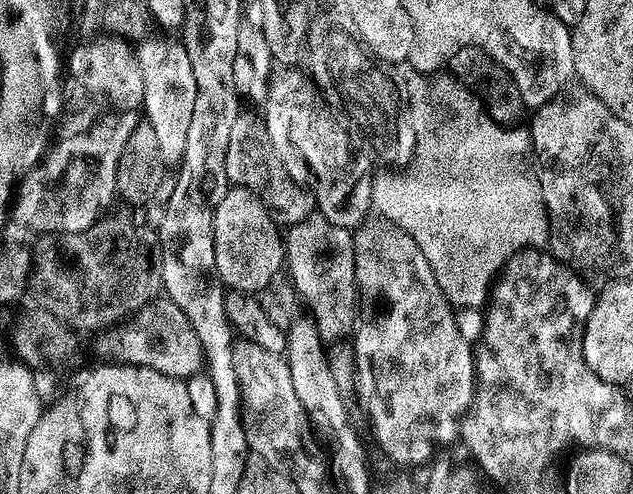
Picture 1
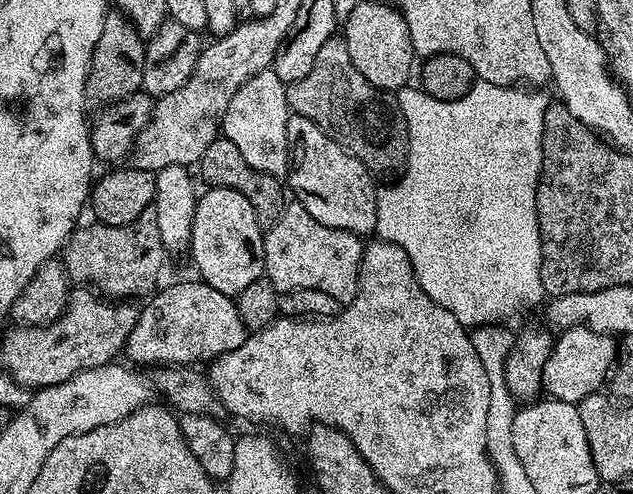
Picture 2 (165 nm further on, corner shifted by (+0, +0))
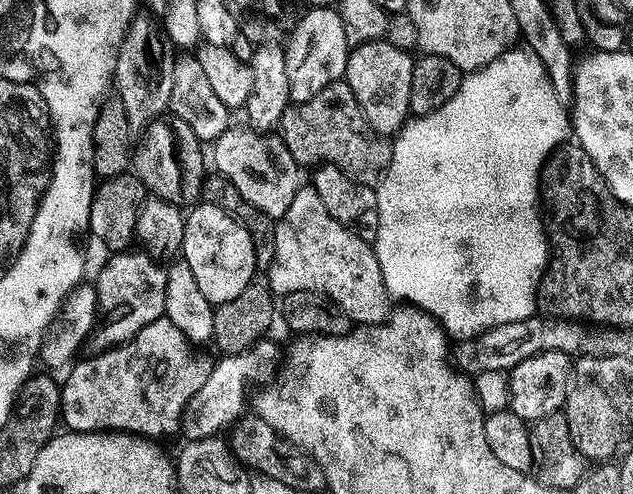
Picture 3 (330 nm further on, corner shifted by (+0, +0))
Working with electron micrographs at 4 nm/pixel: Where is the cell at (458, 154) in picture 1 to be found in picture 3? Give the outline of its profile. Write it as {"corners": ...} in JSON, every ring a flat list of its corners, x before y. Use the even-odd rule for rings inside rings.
{"corners":[[438,106,424,116,413,115,405,120,400,131,391,141,390,166,384,171,379,184,375,185,378,202,378,230,374,247,378,266,382,270,384,285,389,297,396,296,414,308,428,312,440,321,453,341,472,340,494,326,506,322,518,322,530,318,537,311,536,291,544,270,548,266,550,249,542,208,538,203,540,172,549,154,565,143,570,136,570,112,565,108,444,108]]}

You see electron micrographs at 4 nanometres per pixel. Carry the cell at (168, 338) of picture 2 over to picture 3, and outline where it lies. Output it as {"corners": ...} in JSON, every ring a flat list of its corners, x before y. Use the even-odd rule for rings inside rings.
{"corners":[[167,318,150,322,127,344,89,355,89,360,77,359,67,369,68,377,60,384,60,420,70,432,134,432,138,436,161,438,177,435,185,405,210,378,213,357,203,356,188,340,182,329]]}

